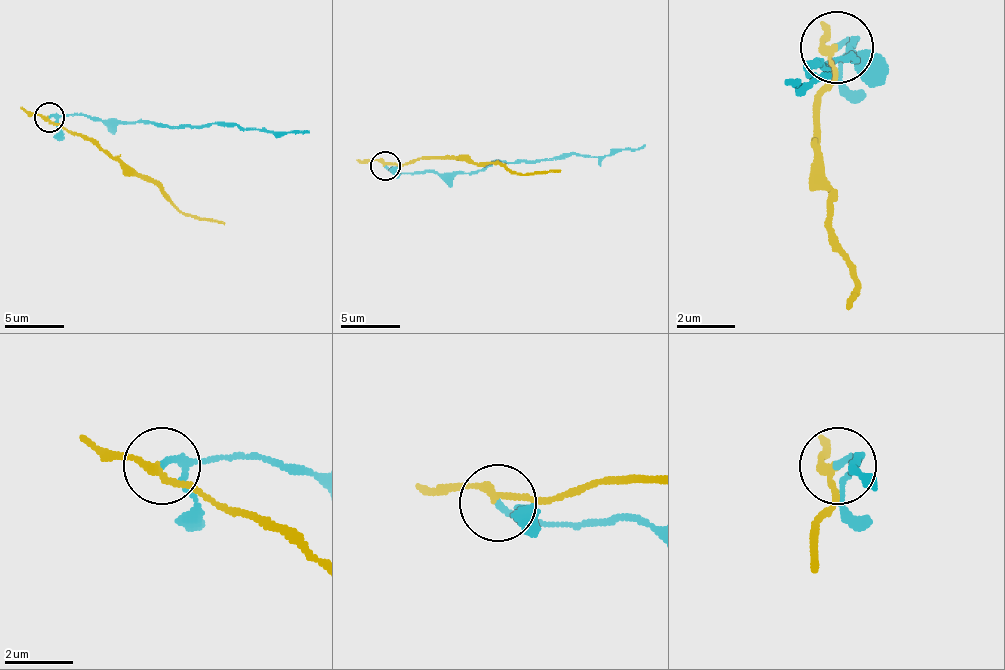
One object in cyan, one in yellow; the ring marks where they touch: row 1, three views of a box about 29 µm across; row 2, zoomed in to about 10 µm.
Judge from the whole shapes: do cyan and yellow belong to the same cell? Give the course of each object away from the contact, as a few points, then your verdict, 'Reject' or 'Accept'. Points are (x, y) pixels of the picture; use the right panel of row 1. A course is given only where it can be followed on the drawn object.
Course of cyan: (838, 45), (853, 38), (860, 52), (824, 67), (816, 60), (809, 74), (816, 74), (787, 82). Course of yellow: (838, 45), (831, 82), (816, 96), (816, 162), (831, 184), (831, 242), (860, 286), (846, 308). Reject

